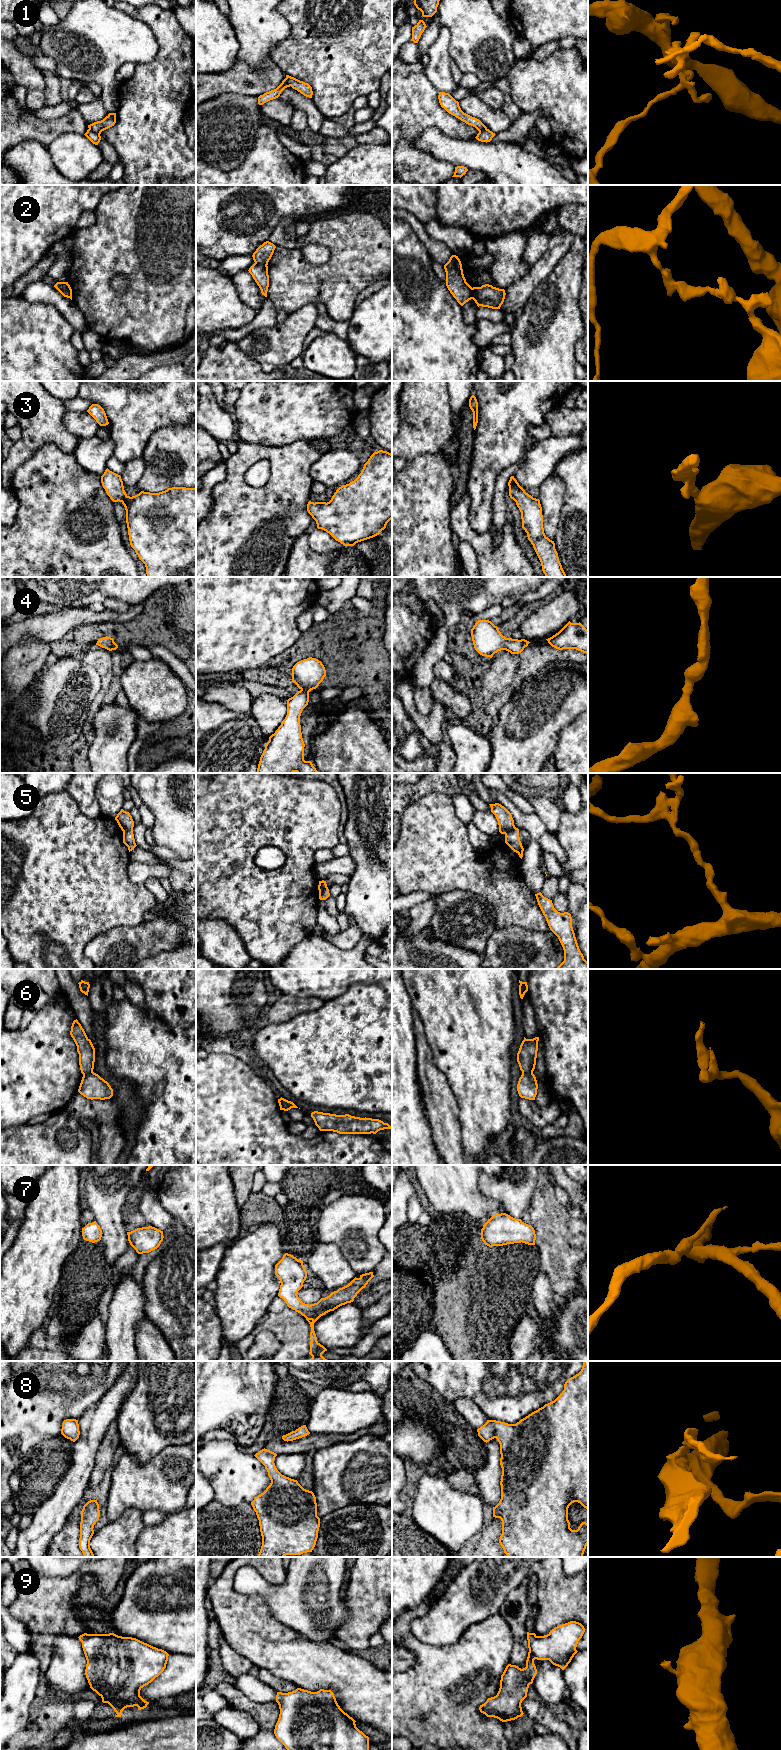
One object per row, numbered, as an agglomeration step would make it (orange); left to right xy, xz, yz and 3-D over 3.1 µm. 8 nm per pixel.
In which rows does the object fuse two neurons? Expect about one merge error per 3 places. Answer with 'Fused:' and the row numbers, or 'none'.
Fused: 1, 2, 5, 6, 9

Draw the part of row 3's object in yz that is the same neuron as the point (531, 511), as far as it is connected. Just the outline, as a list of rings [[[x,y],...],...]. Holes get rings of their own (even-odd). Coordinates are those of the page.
[[[514,476],[510,477],[508,486],[509,496],[521,512],[522,528],[541,562],[543,573],[546,577],[566,577],[555,543],[544,533],[540,500],[526,493]]]

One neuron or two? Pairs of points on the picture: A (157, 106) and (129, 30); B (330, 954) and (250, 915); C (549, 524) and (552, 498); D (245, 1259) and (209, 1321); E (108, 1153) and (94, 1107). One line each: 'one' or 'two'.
A: two
B: two
C: one
D: two
E: one

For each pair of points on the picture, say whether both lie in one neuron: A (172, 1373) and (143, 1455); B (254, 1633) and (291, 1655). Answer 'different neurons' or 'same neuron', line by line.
A: same neuron
B: same neuron

